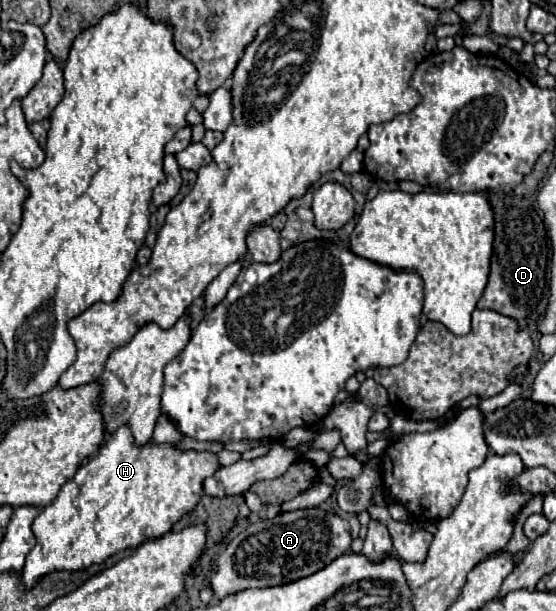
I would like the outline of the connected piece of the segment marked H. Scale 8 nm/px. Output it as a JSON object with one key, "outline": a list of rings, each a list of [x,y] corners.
{"outline":[[[128,426],[118,428],[98,450],[100,454],[78,468],[56,500],[32,522],[36,546],[18,572],[24,590],[50,572],[88,570],[110,556],[164,536],[202,498],[202,482],[218,470],[214,454],[182,452],[170,444],[134,446]]]}

